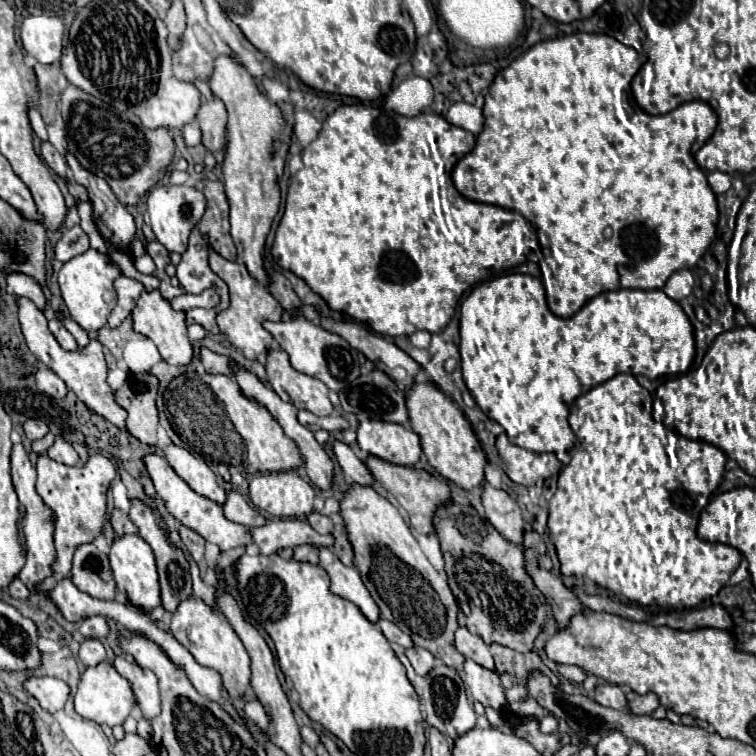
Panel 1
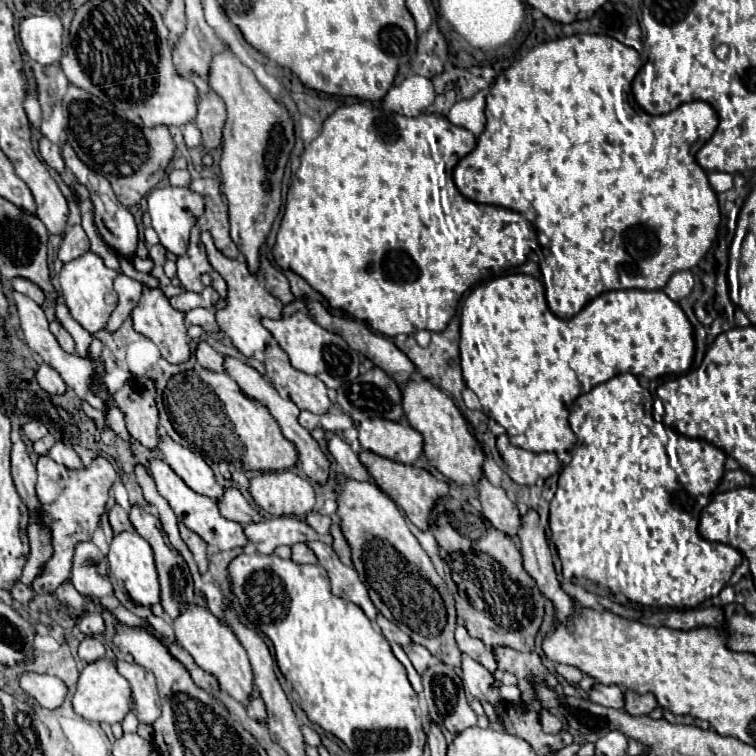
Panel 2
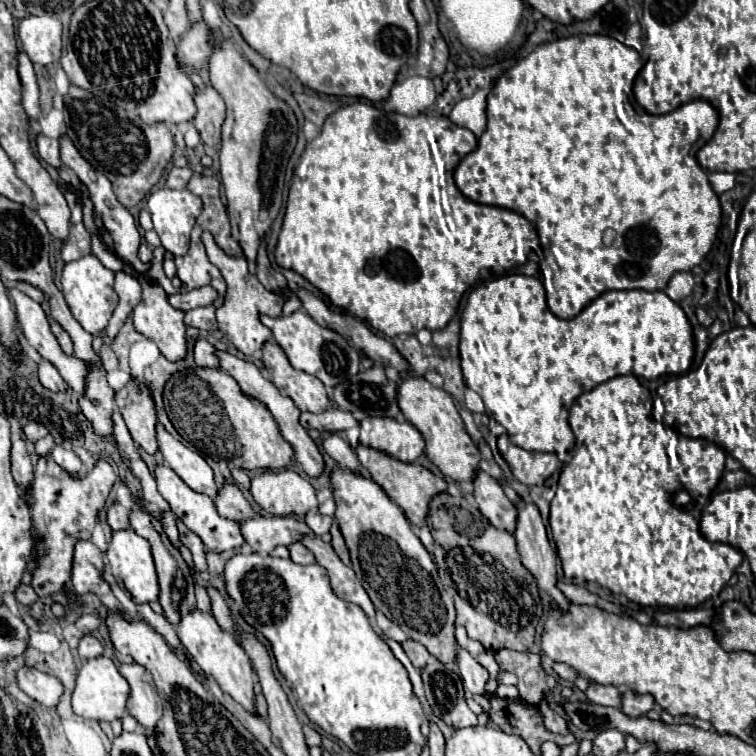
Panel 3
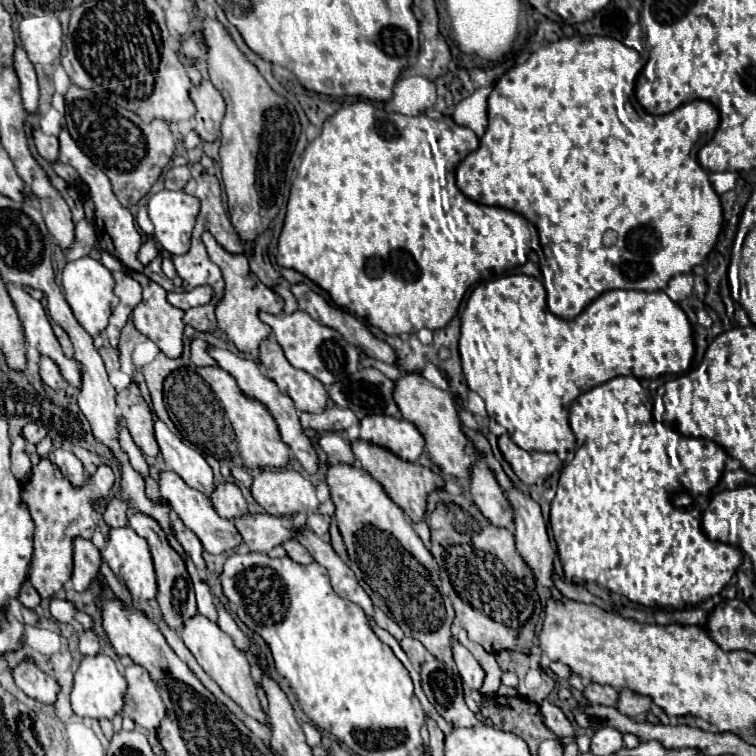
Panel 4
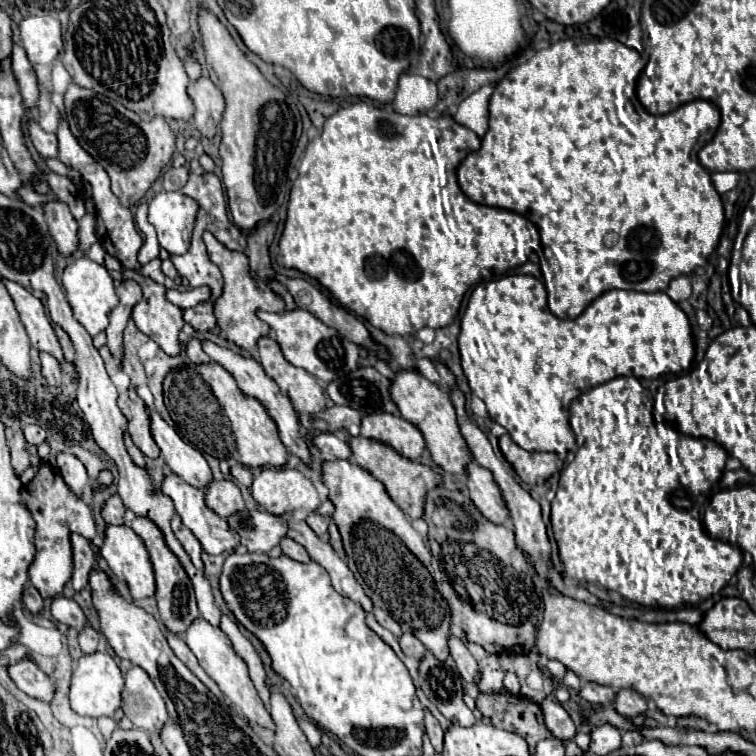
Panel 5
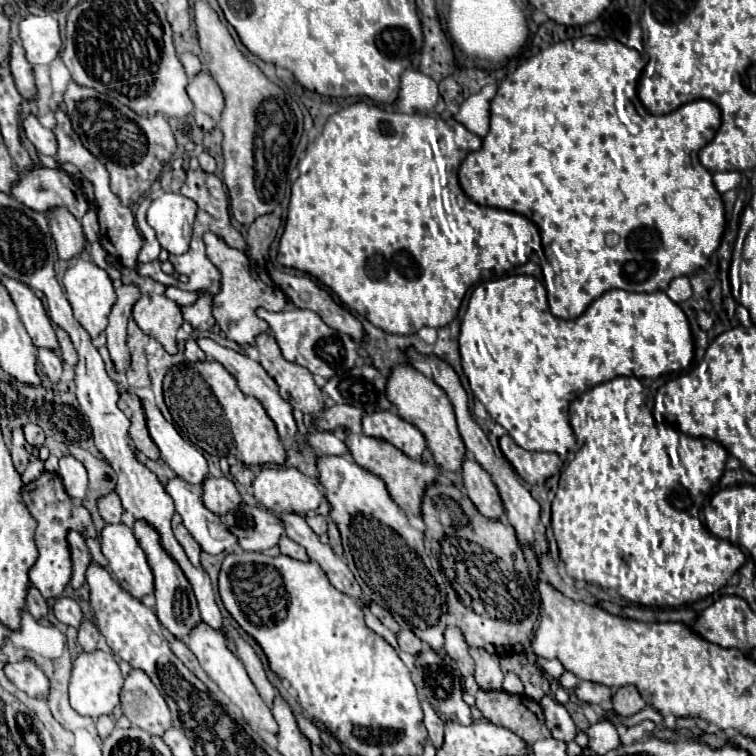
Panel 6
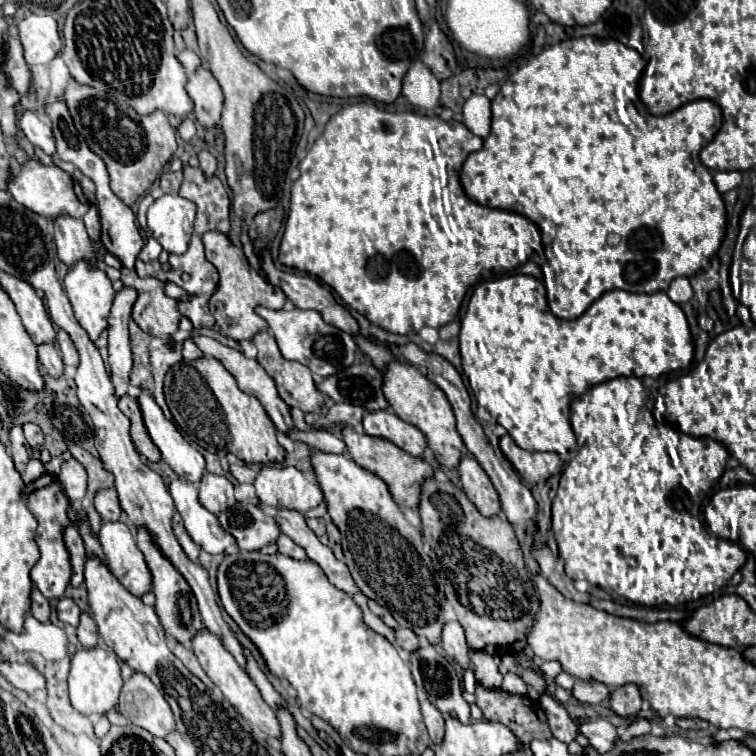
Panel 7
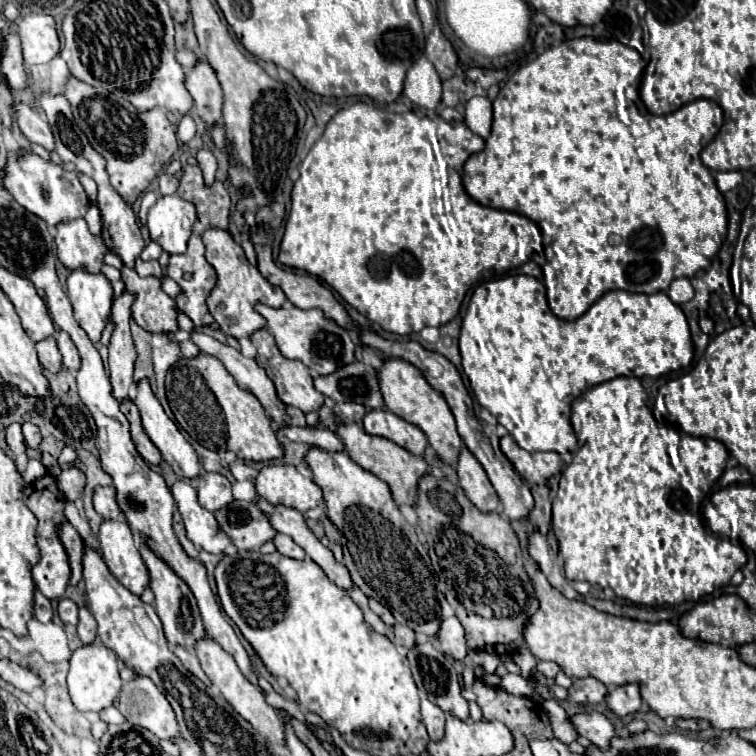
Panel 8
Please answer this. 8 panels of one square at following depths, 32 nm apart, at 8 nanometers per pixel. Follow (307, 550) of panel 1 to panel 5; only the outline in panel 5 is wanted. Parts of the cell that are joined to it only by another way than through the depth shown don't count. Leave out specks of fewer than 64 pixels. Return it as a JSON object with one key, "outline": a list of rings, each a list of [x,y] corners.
{"outline":[[[284,538],[282,542],[280,542],[280,548],[284,550],[284,554],[286,556],[290,556],[292,560],[296,560],[296,562],[310,562],[310,556],[308,556],[308,552],[306,552],[306,548],[304,546],[300,546],[298,542],[294,542],[292,538]]]}

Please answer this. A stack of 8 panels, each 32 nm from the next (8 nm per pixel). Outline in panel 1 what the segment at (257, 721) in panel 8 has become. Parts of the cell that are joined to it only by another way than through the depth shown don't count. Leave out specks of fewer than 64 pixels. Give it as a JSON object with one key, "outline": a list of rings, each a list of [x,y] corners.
{"outline":[[[190,596],[188,600],[182,600],[176,608],[176,612],[170,618],[170,632],[176,636],[176,640],[180,640],[180,644],[184,644],[194,658],[208,668],[214,668],[216,672],[220,672],[224,688],[232,694],[238,696],[240,692],[246,692],[250,688],[248,680],[250,680],[250,656],[242,644],[242,640],[236,636],[234,628],[228,624],[226,616],[218,610],[208,606],[204,600],[198,600],[194,596]]]}

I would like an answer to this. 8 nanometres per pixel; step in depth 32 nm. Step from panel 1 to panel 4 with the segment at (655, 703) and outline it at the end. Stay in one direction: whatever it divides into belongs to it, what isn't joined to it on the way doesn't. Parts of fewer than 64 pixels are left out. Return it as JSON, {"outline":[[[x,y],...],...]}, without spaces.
{"outline":[[[620,690],[620,700],[618,700],[618,710],[630,718],[644,716],[650,710],[652,700],[648,696],[636,694],[634,690]]]}

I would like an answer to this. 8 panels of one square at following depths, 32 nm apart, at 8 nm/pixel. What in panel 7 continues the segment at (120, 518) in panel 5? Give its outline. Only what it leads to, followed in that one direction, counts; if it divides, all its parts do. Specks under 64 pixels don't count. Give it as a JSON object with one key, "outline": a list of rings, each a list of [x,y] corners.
{"outline":[[[114,488],[98,492],[96,510],[98,510],[98,514],[102,516],[104,522],[118,522],[120,520],[122,508],[120,508],[120,502],[118,502],[118,496],[116,496]]]}

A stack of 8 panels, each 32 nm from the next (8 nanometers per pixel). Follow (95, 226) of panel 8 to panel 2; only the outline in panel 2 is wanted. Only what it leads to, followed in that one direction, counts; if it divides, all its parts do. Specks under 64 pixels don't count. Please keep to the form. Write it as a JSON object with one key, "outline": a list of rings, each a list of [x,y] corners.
{"outline":[[[72,226],[64,232],[64,238],[58,246],[58,258],[62,262],[70,262],[82,254],[86,254],[90,250],[90,242],[88,242],[88,236],[86,232],[82,230],[82,226]]]}

